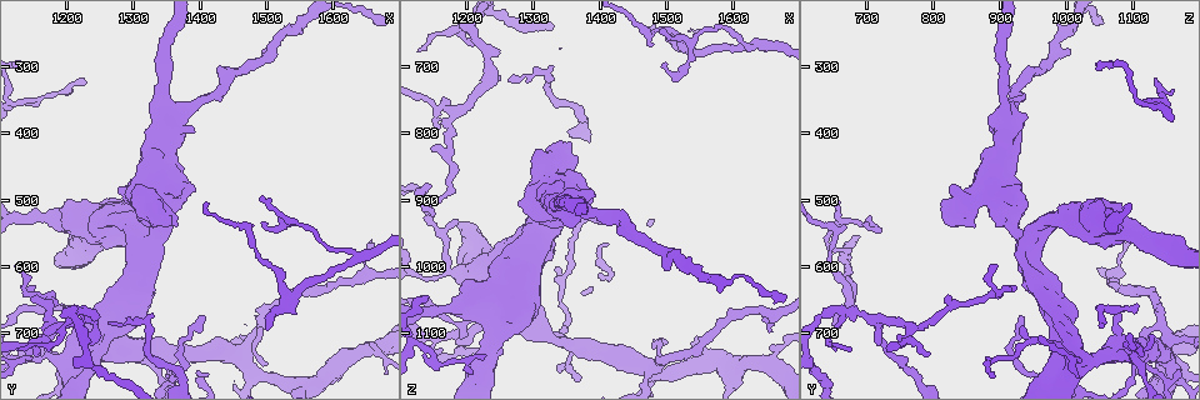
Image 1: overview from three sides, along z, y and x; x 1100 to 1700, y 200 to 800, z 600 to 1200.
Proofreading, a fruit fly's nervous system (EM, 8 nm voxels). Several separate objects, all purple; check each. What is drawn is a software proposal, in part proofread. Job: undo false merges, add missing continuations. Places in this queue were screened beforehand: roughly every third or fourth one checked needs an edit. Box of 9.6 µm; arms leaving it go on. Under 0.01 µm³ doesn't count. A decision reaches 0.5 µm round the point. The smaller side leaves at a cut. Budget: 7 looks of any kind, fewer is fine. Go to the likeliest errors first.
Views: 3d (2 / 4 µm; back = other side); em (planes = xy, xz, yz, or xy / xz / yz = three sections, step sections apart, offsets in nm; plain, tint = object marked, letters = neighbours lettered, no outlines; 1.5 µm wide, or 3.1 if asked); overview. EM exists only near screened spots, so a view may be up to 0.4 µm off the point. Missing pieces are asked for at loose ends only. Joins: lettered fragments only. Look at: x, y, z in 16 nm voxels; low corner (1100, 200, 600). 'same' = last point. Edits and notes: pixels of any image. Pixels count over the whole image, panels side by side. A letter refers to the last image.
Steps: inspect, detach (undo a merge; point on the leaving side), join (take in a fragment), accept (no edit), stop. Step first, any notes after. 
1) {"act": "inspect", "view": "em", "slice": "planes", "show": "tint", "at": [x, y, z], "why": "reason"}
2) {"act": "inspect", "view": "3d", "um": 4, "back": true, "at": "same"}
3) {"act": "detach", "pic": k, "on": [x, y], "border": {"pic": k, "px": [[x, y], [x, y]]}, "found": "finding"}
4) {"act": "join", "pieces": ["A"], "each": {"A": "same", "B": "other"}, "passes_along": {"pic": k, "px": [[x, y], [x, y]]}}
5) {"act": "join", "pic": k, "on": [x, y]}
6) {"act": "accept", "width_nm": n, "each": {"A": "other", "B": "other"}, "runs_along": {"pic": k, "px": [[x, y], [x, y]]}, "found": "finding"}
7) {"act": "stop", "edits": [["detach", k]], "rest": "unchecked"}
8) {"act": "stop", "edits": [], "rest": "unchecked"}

{"act": "inspect", "view": "em", "slice": "planes", "show": "letters", "at": [1500, 695, 660], "why": "free end"}

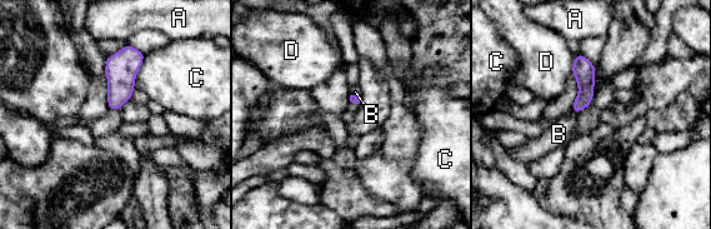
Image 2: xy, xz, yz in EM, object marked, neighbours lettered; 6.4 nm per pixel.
{"act": "join", "pic": 2, "on": [559, 134], "each": {"A": "other", "B": "same", "C": "other", "D": "other"}, "passes_along": {"pic": 2, "px": [[585, 74], [575, 111], [559, 134]]}, "found": "it goes on there"}

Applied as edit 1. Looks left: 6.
{"act": "inspect", "view": "em", "slice": "planes", "show": "letters", "at": [1260, 690, 720], "why": "thin end"}

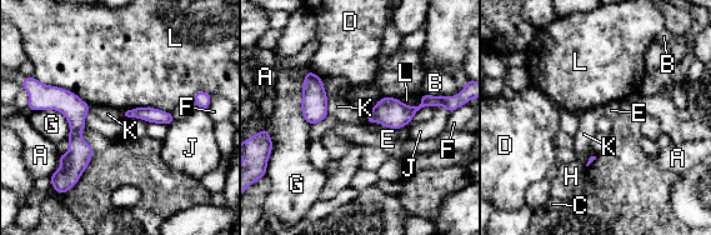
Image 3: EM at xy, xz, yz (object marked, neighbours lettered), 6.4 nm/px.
{"act": "accept", "each": {"A": "other", "B": "other", "C": "other", "D": "other", "E": "other", "F": "other", "G": "other", "H": "other", "J": "other", "K": "other", "L": "other"}, "border": {"pic": 3, "px": [[326, 95], [326, 113], [329, 115]]}, "found": "none of them fits"}

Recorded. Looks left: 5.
{"act": "stop", "edits": [["join", 2]], "rest": "unchecked"}

